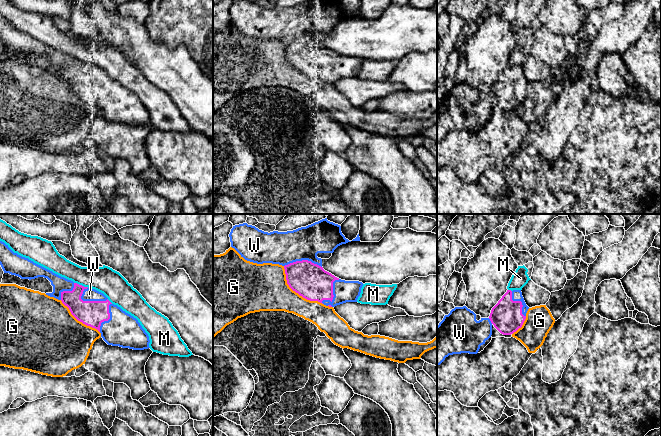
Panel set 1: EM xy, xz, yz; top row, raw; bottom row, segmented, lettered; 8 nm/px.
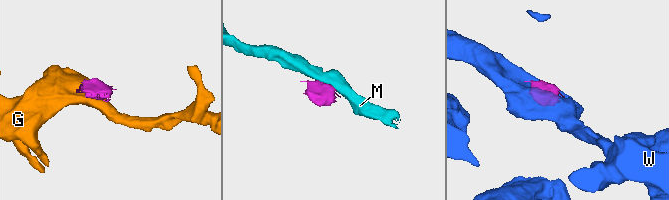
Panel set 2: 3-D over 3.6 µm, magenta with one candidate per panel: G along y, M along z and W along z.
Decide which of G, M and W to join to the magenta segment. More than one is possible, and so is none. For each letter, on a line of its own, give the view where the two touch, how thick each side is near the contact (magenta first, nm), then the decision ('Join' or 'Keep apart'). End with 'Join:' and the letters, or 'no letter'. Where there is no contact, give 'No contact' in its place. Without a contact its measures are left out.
G: Touches magenta in xz. Thickness 280 nm (magenta) against 360 nm. Keep apart
M: Touches magenta in xy. Thickness 200 nm (magenta) against 220 nm. Keep apart
W: Touches magenta in xy. Thickness 200 nm (magenta) against 110 nm. Join
Join: W

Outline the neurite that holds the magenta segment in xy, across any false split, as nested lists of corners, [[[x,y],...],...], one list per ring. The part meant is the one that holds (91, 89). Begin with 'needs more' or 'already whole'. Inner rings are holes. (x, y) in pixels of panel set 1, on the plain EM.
needs more; [[[2,17],[0,41],[4,49],[21,55],[47,54],[53,62],[53,68],[46,71],[61,76],[78,97],[97,105],[108,121],[133,126],[150,124],[149,112],[138,96],[112,80],[103,69],[74,59],[14,29]]]

